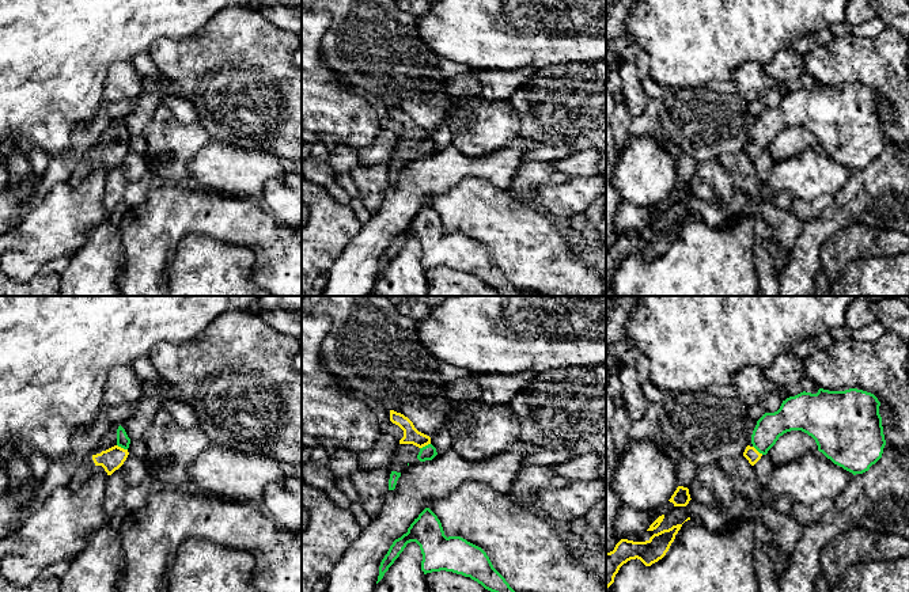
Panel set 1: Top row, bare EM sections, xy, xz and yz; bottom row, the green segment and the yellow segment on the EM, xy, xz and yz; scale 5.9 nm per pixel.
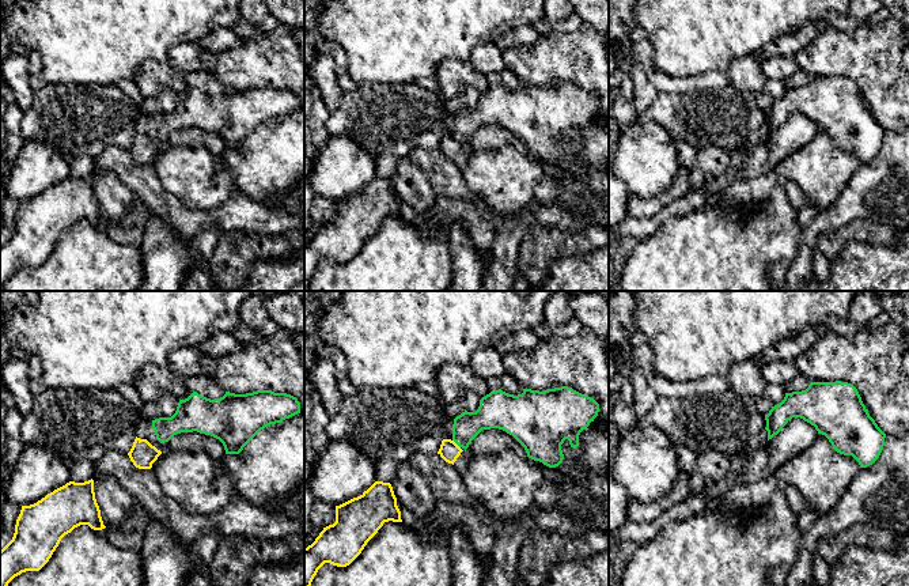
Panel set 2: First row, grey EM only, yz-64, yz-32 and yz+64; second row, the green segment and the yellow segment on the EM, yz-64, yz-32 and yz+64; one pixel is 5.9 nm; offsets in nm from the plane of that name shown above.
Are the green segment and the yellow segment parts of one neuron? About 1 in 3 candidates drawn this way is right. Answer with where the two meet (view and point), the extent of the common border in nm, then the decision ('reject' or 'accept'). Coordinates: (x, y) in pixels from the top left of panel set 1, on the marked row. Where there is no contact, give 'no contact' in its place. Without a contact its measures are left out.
xy (122, 447) | 70 nm | accept

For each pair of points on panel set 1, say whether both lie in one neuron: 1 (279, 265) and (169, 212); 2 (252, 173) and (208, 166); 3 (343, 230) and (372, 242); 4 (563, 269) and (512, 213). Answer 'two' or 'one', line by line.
1: one
2: one
3: two
4: one

